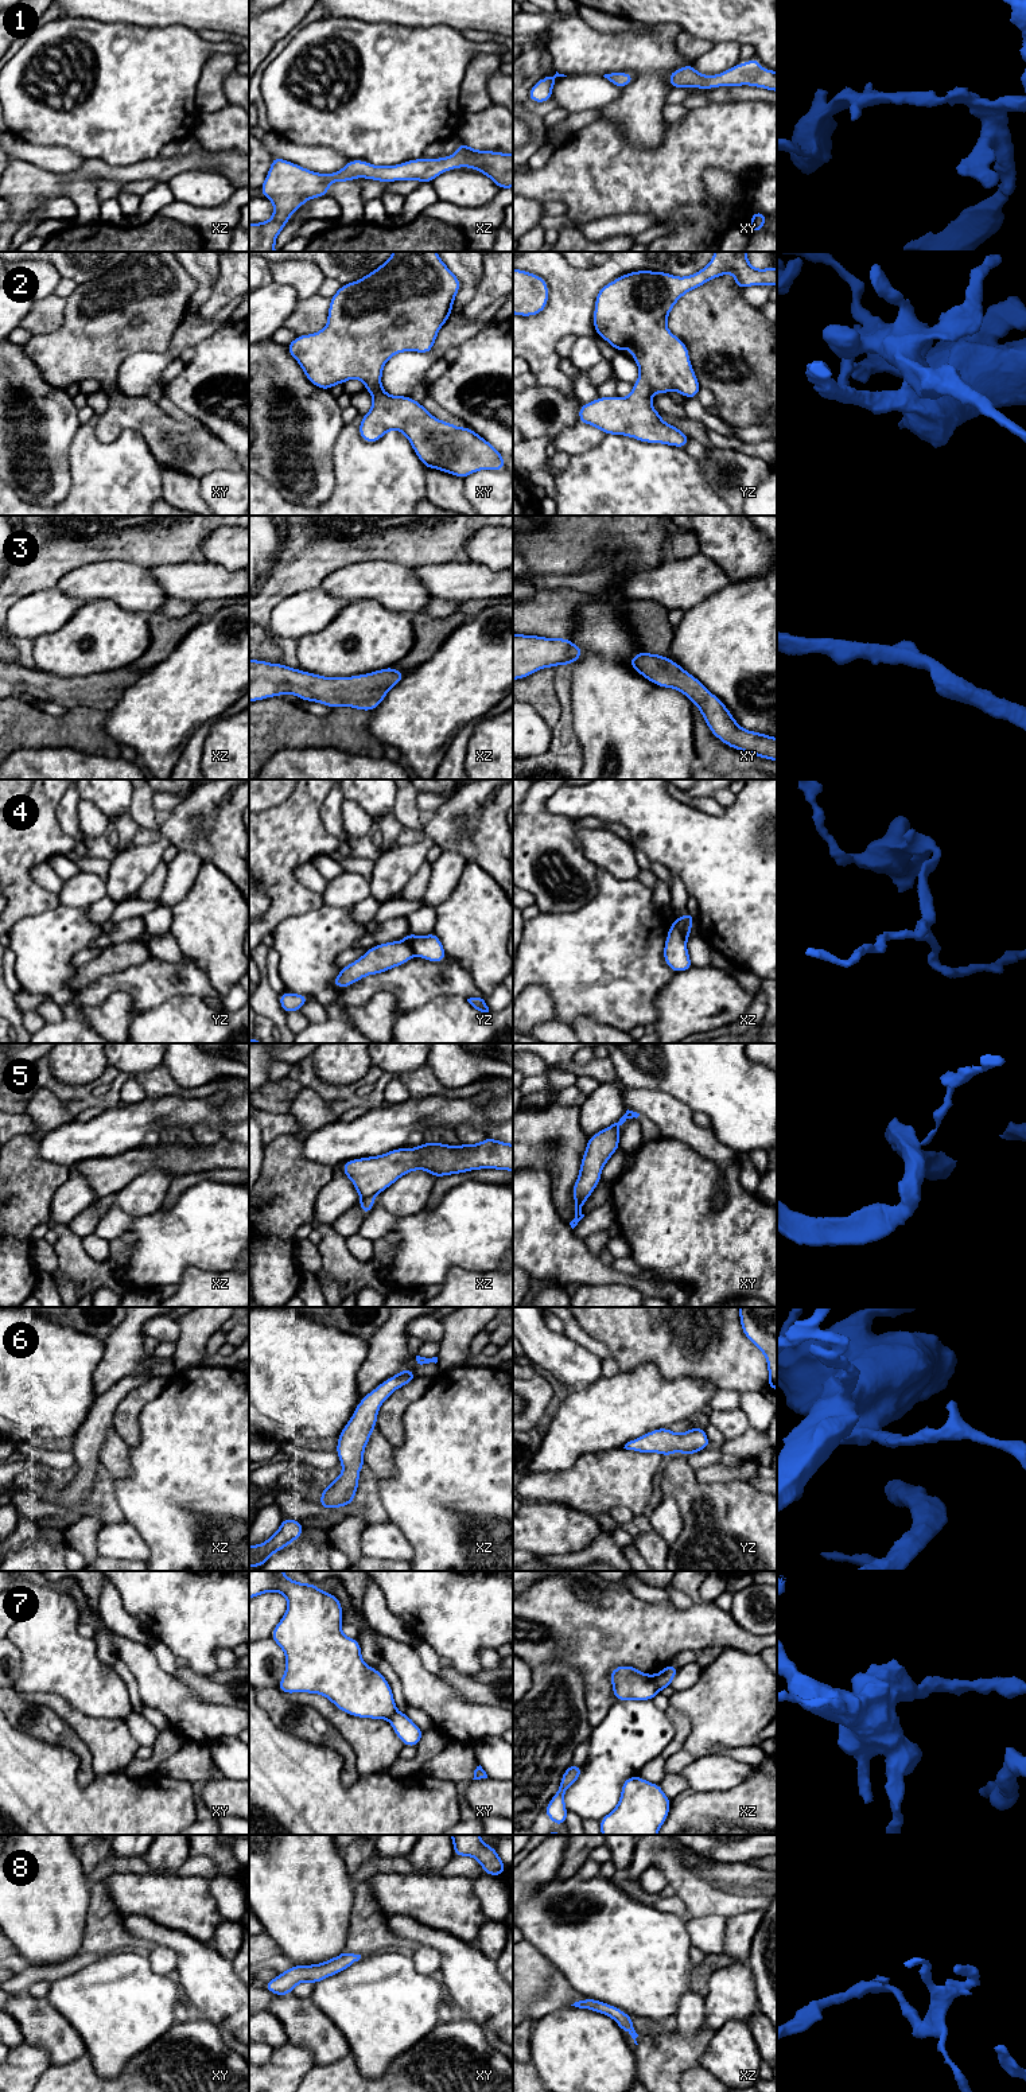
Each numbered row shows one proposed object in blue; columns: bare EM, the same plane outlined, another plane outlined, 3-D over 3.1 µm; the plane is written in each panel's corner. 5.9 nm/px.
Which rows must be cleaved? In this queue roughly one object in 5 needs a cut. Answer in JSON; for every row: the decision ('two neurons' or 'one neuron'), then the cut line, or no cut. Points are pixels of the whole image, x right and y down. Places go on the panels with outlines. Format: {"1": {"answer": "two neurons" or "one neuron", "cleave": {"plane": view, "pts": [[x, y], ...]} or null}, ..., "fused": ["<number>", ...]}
{"1": {"answer": "one neuron", "cleave": null}, "2": {"answer": "one neuron", "cleave": null}, "3": {"answer": "one neuron", "cleave": null}, "4": {"answer": "two neurons", "cleave": {"plane": "xz", "pts": [[673, 924], [687, 938]]}}, "5": {"answer": "two neurons", "cleave": {"plane": "xz", "pts": [[373, 1194], [361, 1200]]}}, "6": {"answer": "one neuron", "cleave": null}, "7": {"answer": "two neurons", "cleave": {"plane": "xz", "pts": [[657, 1675], [657, 1687], [660, 1690]]}}, "8": {"answer": "one neuron", "cleave": null}, "fused": ["4", "5", "7"]}

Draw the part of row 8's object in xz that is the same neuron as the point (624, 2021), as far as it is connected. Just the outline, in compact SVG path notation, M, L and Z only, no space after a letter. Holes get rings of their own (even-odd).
M584 1998L583 2000L575 2002L571 2006L579 2007L579 2009L587 2009L587 2010L613 2018L617 2022L617 2025L621 2027L621 2030L627 2031L634 2039L634 2044L638 2045L636 2041L638 2034L636 2033L633 2027L633 2018L629 2014L619 2010L618 2007L613 2004L607 2004L596 1999L591 1999L591 1998Z

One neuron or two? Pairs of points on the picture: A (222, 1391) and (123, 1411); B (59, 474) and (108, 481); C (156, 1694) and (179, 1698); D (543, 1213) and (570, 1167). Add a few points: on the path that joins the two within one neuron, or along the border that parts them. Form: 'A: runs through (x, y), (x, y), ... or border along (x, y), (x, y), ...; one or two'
A: border along (166, 1385), (142, 1410), (138, 1438); two
B: border along (70, 443), (70, 490), (61, 501); two
C: runs through (162, 1694), (174, 1698); one
D: border along (540, 1166), (551, 1175), (552, 1202), (567, 1224); two

